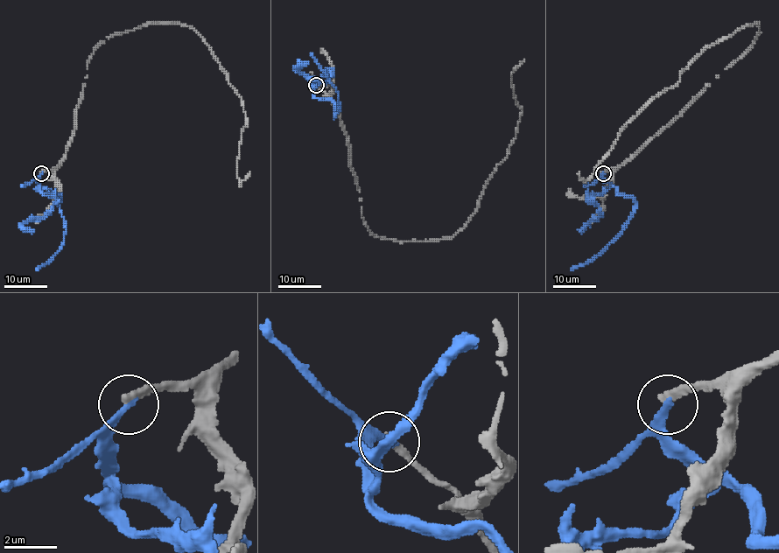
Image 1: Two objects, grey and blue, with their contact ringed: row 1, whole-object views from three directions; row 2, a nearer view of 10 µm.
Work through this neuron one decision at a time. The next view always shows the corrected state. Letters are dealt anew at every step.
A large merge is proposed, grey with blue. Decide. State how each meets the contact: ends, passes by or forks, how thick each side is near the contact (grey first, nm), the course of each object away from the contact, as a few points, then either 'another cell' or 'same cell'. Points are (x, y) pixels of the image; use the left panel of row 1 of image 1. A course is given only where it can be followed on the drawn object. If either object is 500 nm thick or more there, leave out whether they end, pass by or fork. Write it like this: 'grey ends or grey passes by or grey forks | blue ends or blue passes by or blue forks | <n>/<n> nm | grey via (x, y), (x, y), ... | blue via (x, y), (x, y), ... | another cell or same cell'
grey ends | blue ends | 340/280 nm | grey via (42, 172), (64, 158), (93, 52), (156, 23), (191, 26), (212, 49), (241, 96), (237, 177), (249, 172) | blue via (42, 173), (38, 184), (59, 196), (59, 208), (65, 232), (61, 247), (36, 269) | another cell

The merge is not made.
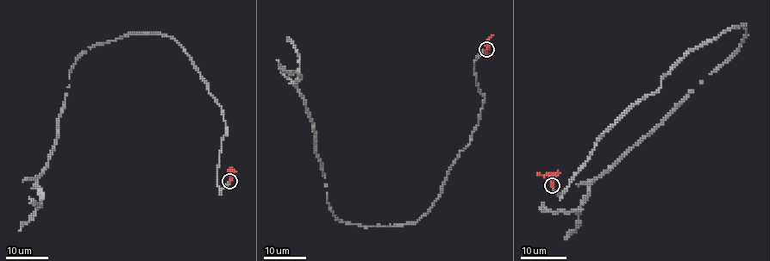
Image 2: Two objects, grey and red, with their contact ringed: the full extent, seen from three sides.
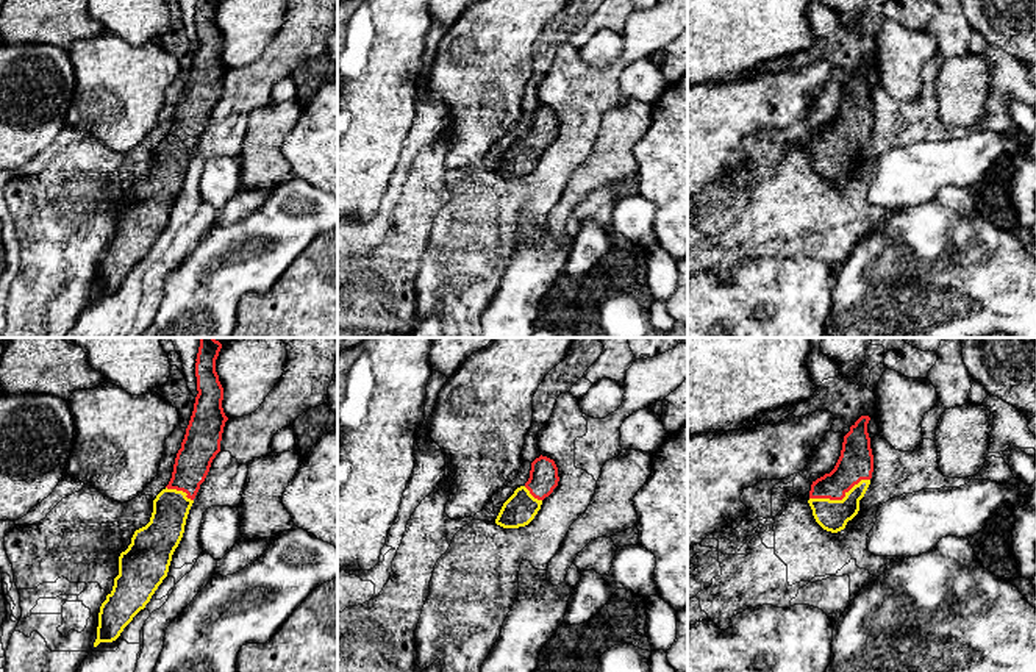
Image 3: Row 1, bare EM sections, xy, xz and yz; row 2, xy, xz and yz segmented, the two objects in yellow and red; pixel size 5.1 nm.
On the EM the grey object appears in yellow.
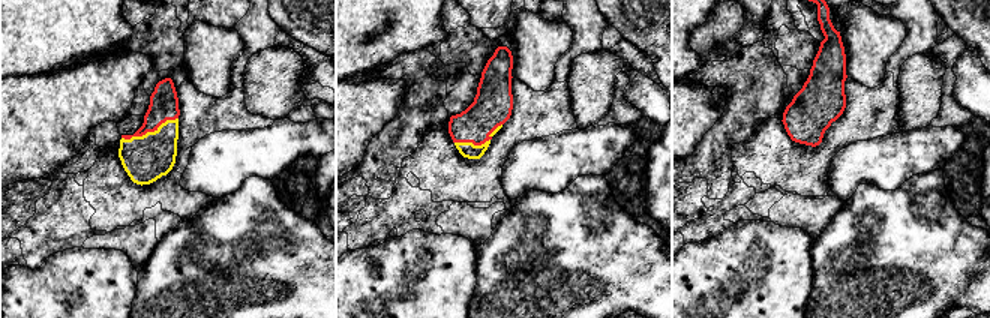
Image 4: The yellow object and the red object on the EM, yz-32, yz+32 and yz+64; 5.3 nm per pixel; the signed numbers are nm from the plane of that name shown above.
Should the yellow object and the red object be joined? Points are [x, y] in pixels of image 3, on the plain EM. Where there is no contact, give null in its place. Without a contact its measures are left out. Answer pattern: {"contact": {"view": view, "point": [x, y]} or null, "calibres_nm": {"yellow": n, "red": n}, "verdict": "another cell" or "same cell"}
{"contact": {"view": "yz", "point": [839, 150]}, "calibres_nm": {"yellow": 160, "red": 180}, "verdict": "same cell"}

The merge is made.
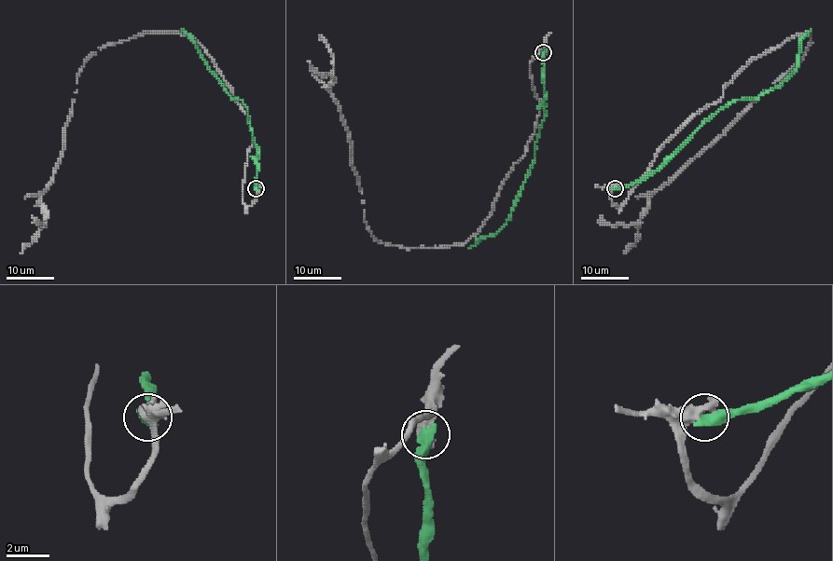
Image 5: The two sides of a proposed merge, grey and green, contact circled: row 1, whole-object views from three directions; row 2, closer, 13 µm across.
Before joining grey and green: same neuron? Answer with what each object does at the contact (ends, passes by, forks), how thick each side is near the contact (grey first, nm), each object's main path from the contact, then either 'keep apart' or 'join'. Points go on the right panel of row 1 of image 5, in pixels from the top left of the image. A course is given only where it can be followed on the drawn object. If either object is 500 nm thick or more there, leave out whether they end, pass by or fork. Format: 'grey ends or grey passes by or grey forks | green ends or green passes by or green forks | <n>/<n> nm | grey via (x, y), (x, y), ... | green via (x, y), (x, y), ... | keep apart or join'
600/550 nm | grey via (615, 187), (617, 205), (747, 61), (810, 32), (807, 51), (651, 195), (637, 223), (598, 223) | green via (615, 187), (651, 174), (733, 102), (755, 99), (779, 86), (797, 67), (799, 41), (812, 29) | keep apart

